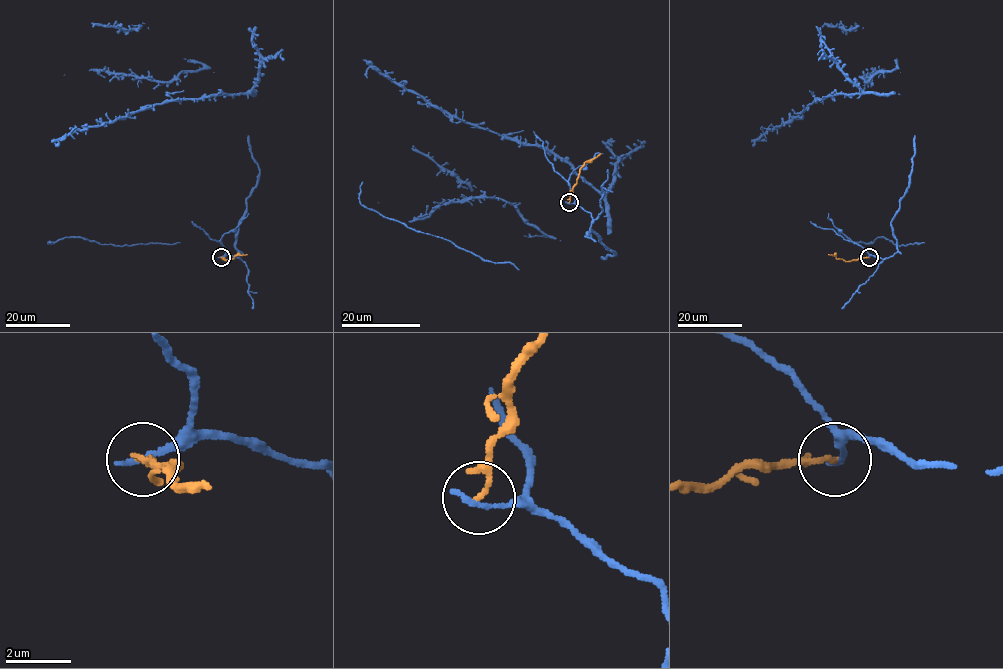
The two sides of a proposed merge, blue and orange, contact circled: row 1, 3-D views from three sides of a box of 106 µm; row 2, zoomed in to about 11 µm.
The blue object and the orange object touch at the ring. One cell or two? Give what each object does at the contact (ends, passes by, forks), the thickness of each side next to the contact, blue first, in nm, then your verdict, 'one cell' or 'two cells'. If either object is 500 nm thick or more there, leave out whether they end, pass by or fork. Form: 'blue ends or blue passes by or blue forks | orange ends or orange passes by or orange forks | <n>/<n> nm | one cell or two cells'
blue ends | orange passes by | 220/120 nm | two cells

